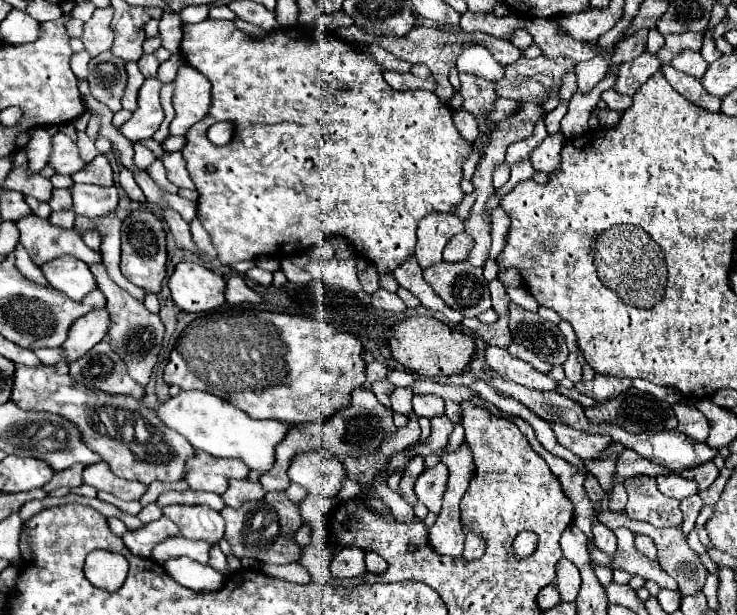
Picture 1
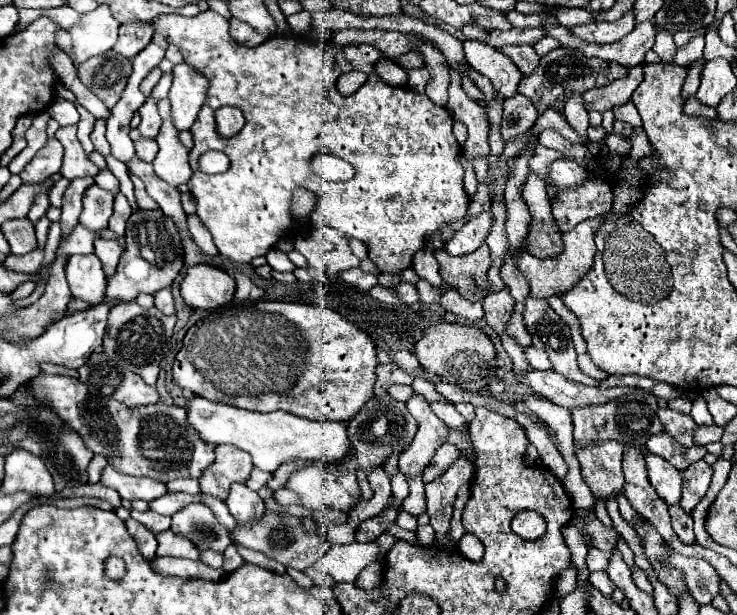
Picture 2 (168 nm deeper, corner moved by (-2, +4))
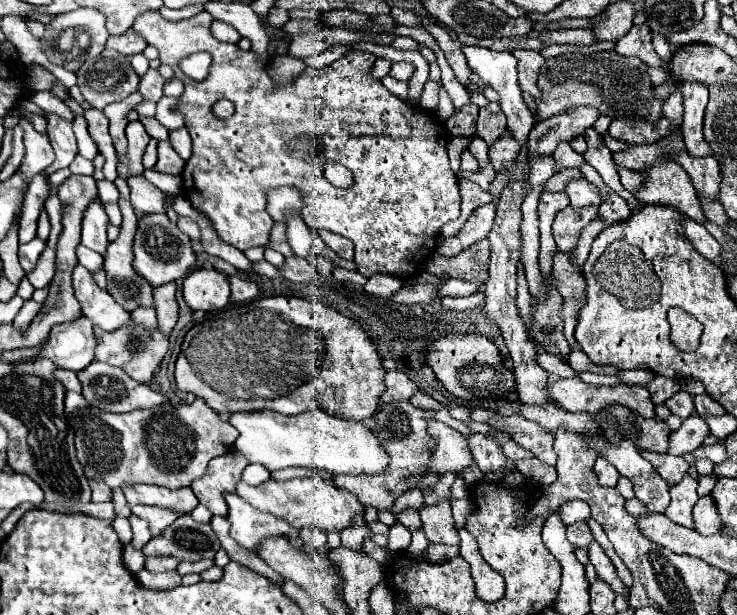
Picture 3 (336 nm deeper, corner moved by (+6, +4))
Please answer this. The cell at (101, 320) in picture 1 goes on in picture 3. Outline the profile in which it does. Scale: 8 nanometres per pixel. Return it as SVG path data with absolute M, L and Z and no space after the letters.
M80 317L72 323L62 323L52 327L48 345L38 357L48 357L62 369L80 371L94 361L96 339L92 333L92 321Z

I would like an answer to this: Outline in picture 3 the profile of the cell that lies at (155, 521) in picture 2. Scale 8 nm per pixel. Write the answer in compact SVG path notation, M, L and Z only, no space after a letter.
M130 515L128 521L130 521L130 527L132 527L132 541L130 541L130 545L136 545L136 549L142 549L152 539L152 535L148 531L148 523L138 519L136 515Z

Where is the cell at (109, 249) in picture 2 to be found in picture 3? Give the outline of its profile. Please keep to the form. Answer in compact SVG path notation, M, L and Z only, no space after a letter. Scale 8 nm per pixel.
M118 177L116 181L116 187L120 191L120 209L122 209L122 215L124 215L124 221L120 225L120 235L114 243L108 245L108 251L106 251L106 257L104 257L104 269L106 269L106 275L108 275L108 293L114 297L116 303L120 303L128 313L132 313L132 309L138 309L140 305L144 307L152 307L154 309L154 287L148 285L148 281L144 281L140 277L140 273L136 273L136 269L132 269L132 241L134 241L134 233L136 233L136 225L138 225L138 217L132 209L132 203L130 203L130 189L128 189L128 183L126 179Z

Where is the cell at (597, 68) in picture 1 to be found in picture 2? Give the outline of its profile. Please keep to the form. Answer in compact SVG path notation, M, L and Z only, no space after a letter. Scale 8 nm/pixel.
M572 93L564 105L564 115L572 129L576 129L582 139L586 141L586 129L588 129L588 113L584 109L584 97L582 93Z

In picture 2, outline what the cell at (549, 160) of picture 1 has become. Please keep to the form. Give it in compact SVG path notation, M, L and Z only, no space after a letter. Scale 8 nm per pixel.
M556 159L548 165L548 177L550 185L554 187L576 187L584 179L588 179L588 171L582 169L578 163L572 159Z

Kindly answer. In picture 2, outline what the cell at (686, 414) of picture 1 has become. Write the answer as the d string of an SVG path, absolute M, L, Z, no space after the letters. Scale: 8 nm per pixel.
M664 407L658 411L658 417L664 425L664 431L670 433L680 445L684 447L692 447L694 445L694 431L698 429L698 425L694 423L692 415L674 411L670 407Z

